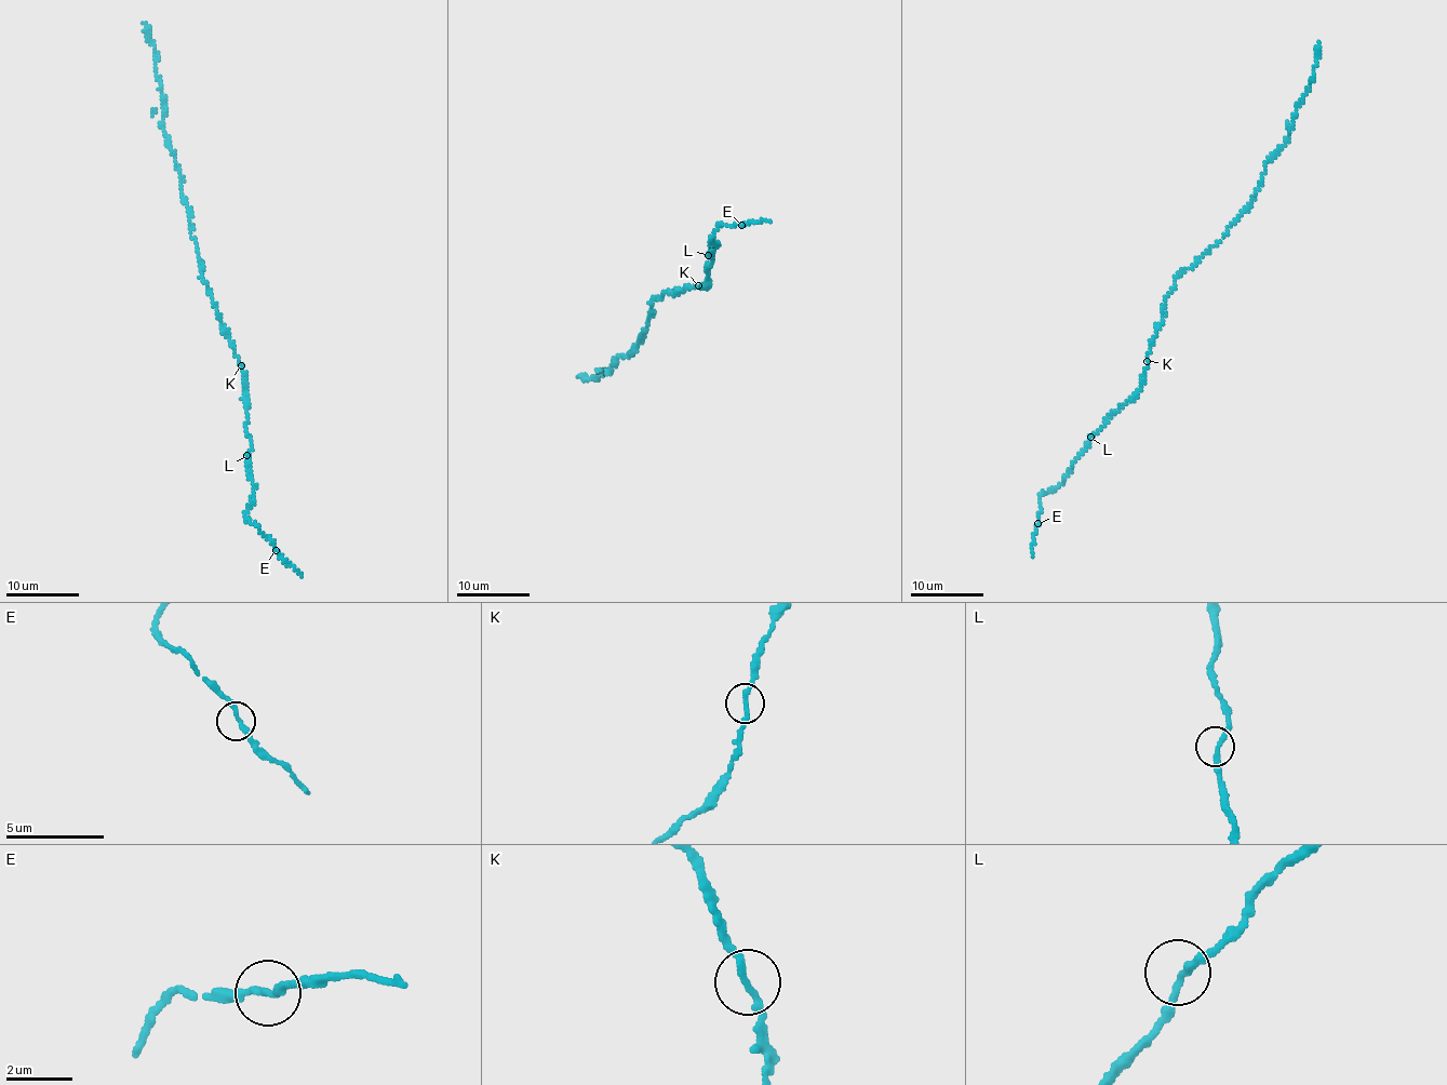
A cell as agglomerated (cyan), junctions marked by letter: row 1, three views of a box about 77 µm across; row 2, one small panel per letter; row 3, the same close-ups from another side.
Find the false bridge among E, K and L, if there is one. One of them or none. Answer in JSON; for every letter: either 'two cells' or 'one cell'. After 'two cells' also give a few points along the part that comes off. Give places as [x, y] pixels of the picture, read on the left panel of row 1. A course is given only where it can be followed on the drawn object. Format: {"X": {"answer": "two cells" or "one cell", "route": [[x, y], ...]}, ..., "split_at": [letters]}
{"E": {"answer": "one cell"}, "K": {"answer": "one cell"}, "L": {"answer": "one cell"}, "split_at": []}

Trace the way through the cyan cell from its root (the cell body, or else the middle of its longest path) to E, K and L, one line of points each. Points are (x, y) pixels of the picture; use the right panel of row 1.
E: (1166, 304), (1164, 321), (1147, 360), (1142, 386), (1090, 439), (1062, 482), (1043, 493), (1037, 523)
K: (1166, 304), (1164, 321), (1153, 340), (1147, 362)
L: (1166, 304), (1164, 321), (1147, 360), (1142, 386), (1090, 437)

